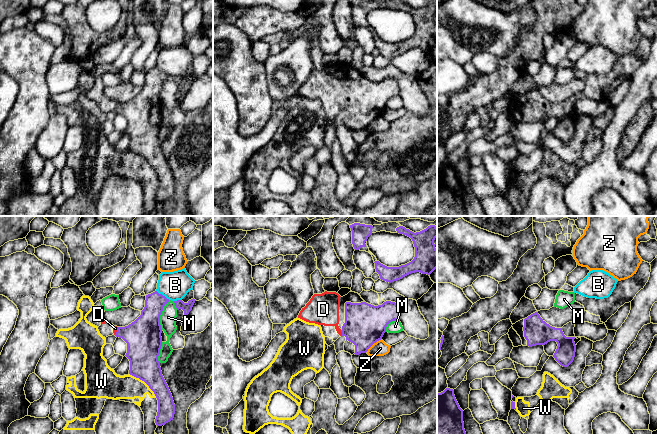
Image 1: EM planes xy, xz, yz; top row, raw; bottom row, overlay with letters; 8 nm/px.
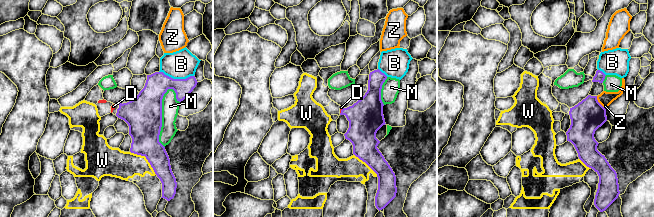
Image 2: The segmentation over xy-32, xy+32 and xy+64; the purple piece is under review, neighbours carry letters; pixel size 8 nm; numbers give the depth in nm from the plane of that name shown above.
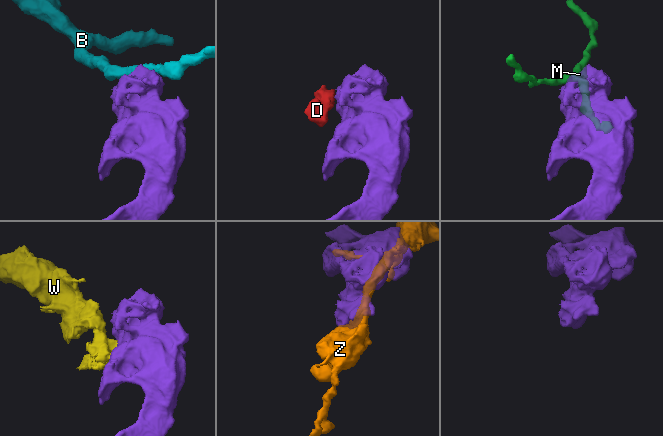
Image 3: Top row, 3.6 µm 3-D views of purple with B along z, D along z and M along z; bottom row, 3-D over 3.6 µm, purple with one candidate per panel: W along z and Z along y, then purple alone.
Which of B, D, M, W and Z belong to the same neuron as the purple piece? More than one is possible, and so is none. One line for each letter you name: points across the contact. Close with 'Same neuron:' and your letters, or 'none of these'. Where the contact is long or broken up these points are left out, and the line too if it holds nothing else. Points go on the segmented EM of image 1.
D: Path across: xz (365, 324), (358, 329), (342, 333), (323, 309)
Same neuron: D

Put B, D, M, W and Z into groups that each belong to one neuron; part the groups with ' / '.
B / D / M / W / Z

